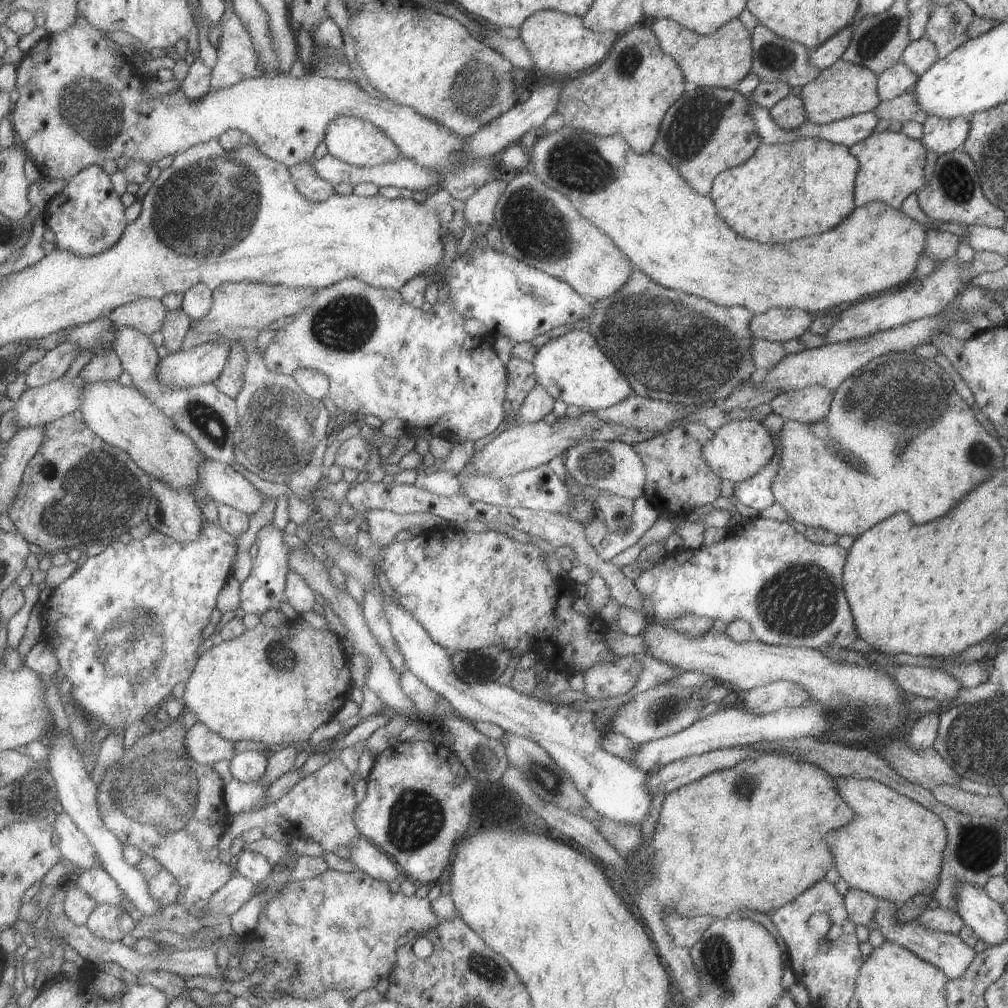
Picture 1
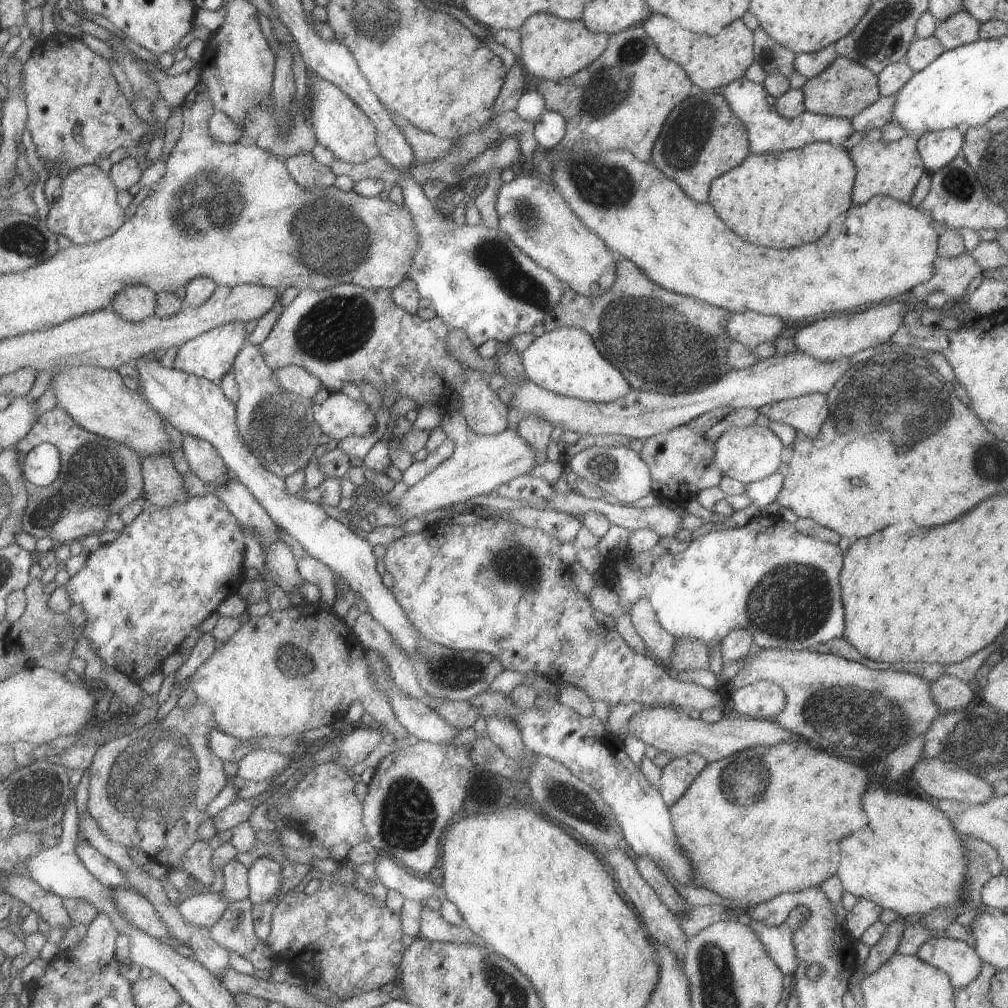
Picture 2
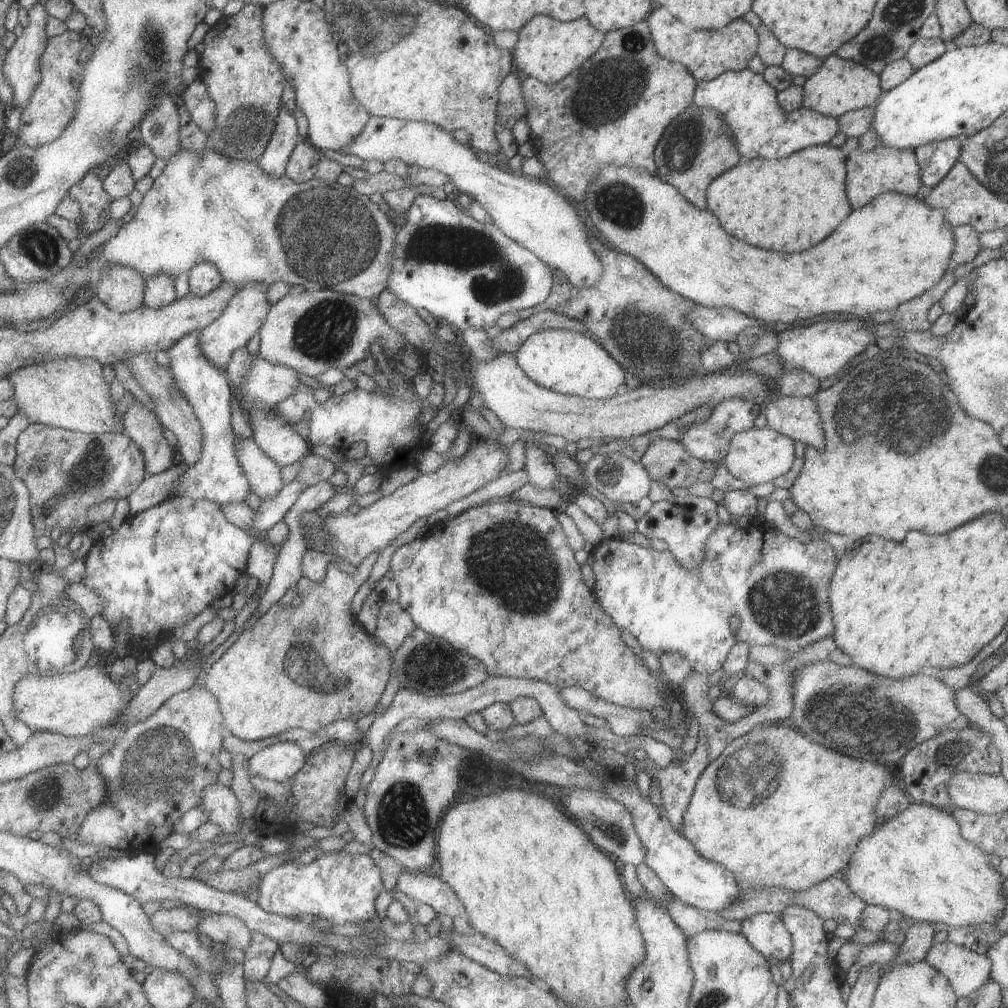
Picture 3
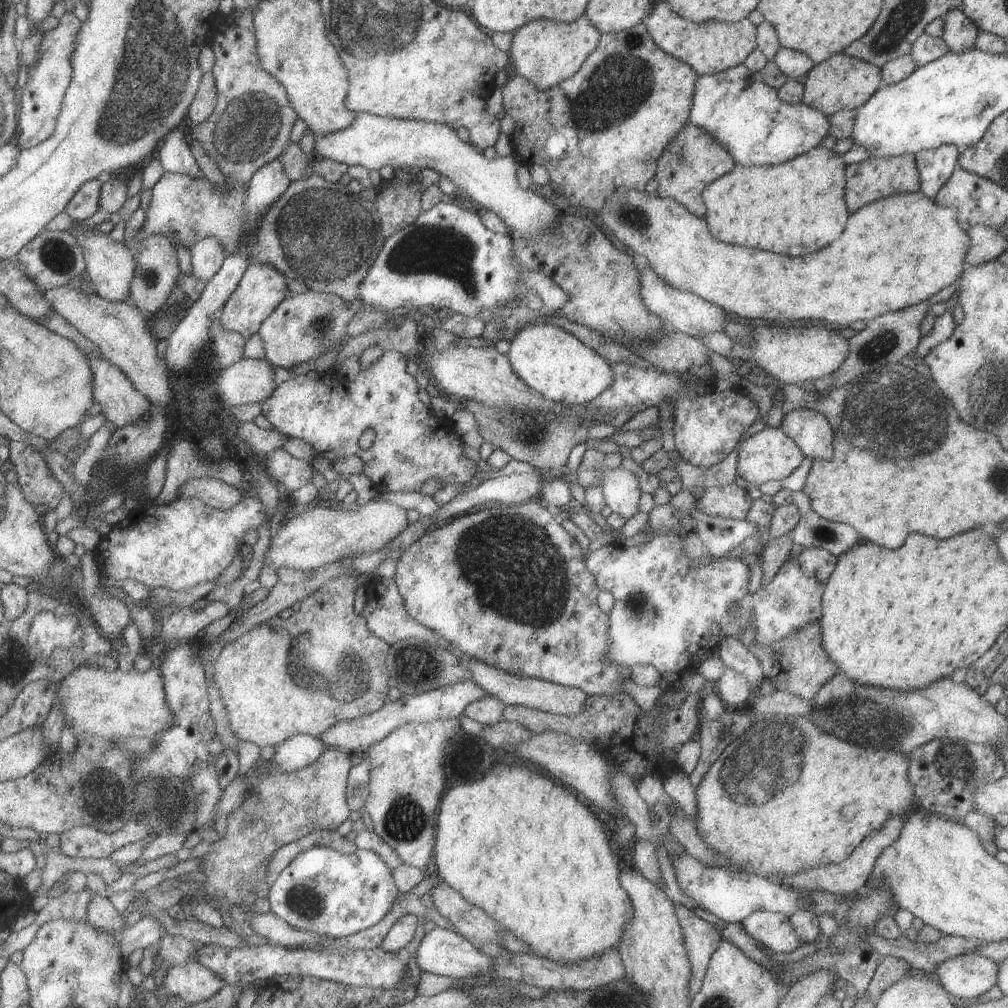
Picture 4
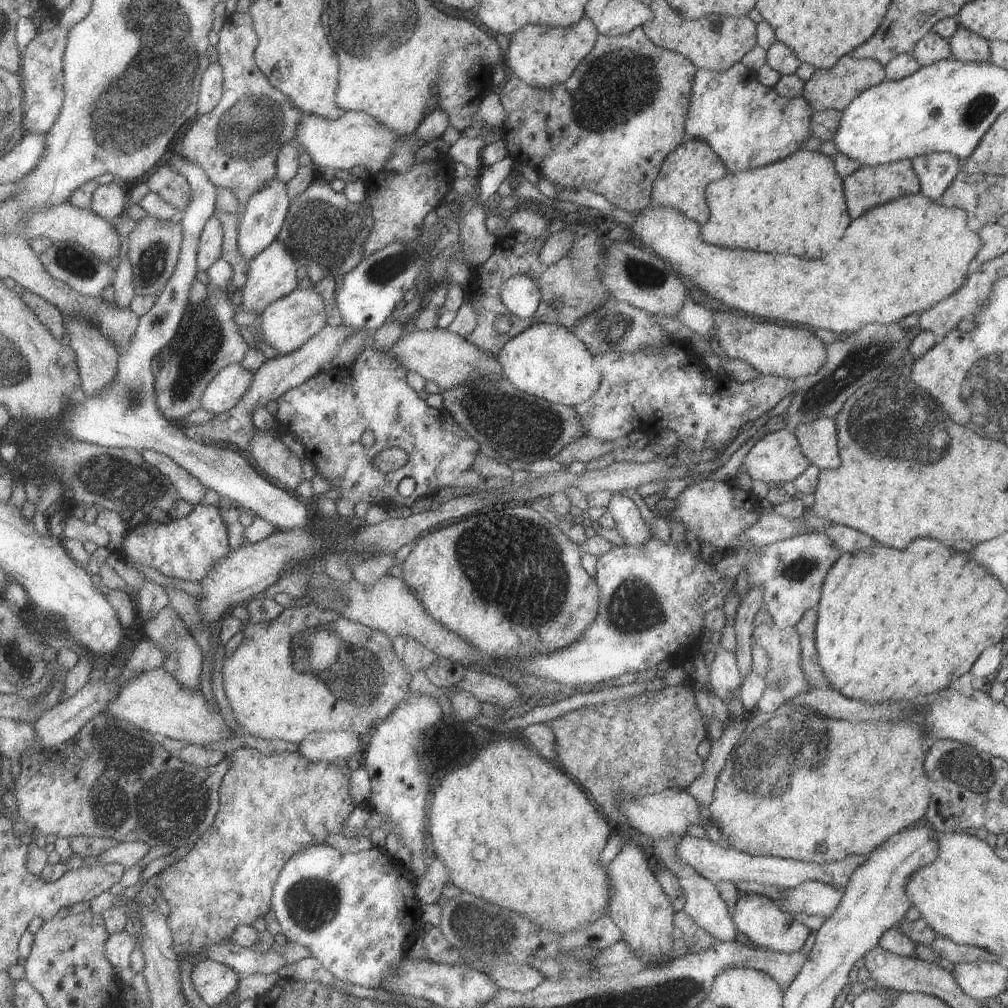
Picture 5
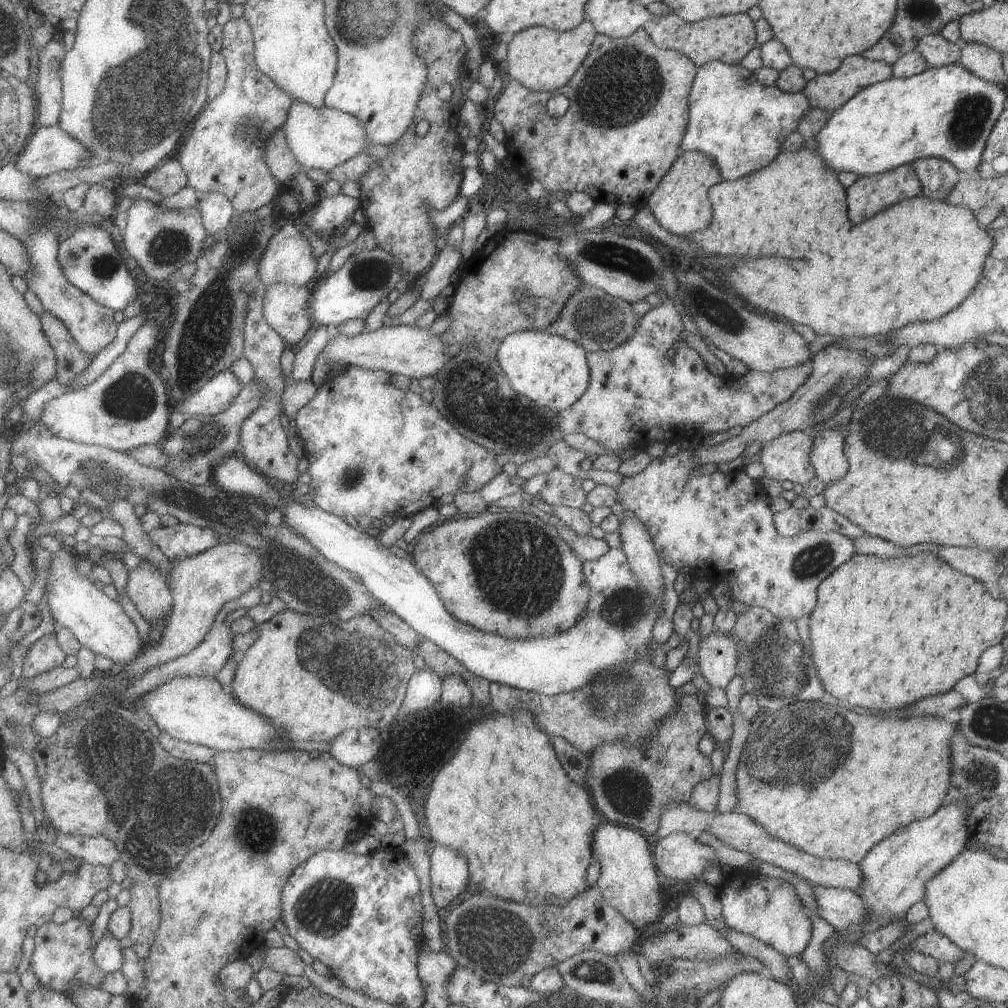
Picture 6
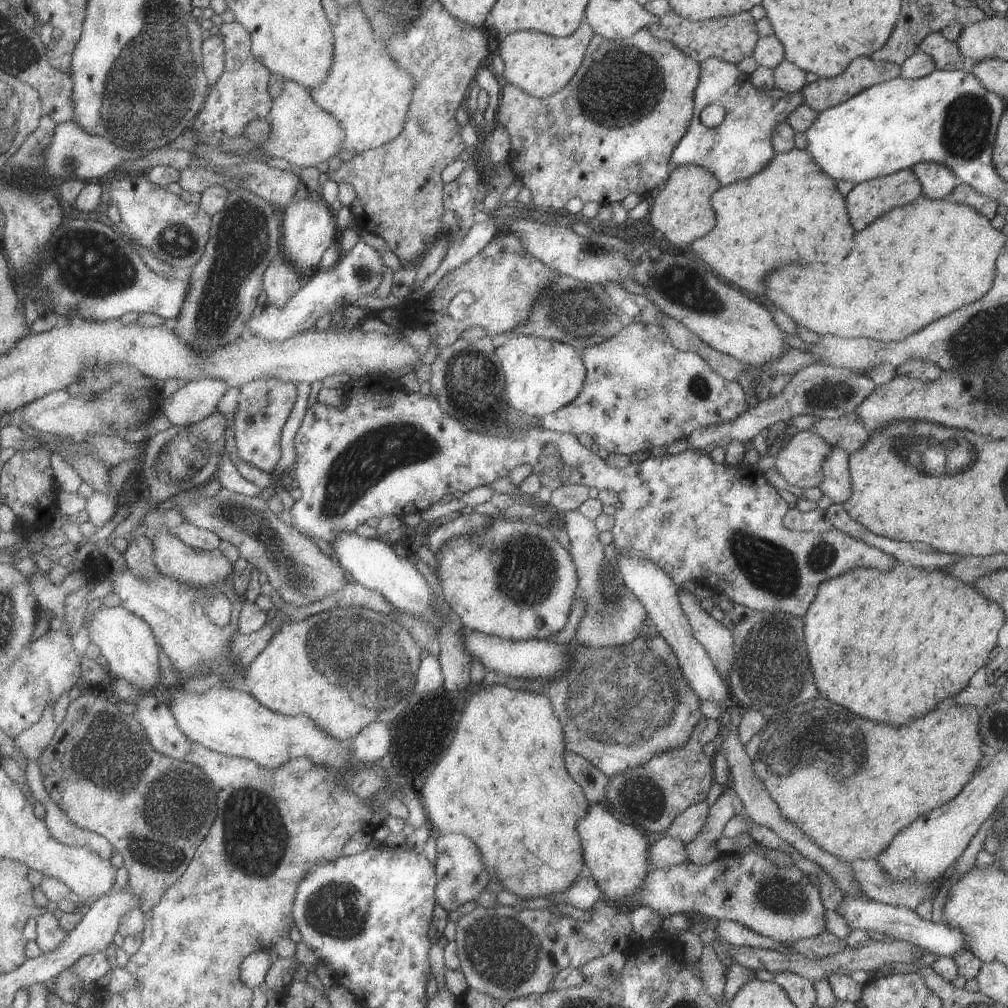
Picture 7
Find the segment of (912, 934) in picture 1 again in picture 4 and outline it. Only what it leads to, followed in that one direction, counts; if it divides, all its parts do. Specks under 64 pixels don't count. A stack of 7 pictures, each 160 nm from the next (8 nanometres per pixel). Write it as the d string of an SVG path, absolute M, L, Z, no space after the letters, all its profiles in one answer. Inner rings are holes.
M977 953L943 960L935 972L938 983L956 998L976 998L996 984L998 965Z

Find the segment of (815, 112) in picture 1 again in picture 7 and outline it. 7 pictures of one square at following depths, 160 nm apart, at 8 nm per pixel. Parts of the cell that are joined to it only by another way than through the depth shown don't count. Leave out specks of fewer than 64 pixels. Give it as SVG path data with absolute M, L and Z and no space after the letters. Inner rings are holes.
M858 56L851 60L837 76L833 78L817 77L814 82L806 83L800 91L803 97L803 104L820 112L849 100L849 98L855 96L863 89L869 88L871 85L882 83L899 76L900 66L898 64L874 61L870 56Z

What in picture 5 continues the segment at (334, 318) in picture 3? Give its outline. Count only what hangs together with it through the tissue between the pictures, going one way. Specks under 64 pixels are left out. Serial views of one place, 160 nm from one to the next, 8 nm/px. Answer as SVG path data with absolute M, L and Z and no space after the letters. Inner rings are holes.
M314 286L308 289L293 289L289 294L268 304L259 314L262 341L277 350L279 355L296 351L327 325L323 299Z

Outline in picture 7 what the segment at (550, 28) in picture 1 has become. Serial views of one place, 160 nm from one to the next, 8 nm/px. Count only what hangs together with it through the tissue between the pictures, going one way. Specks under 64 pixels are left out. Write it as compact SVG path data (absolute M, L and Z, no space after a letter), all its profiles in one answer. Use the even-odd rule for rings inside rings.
M585 20L579 23L575 32L566 37L554 37L531 29L511 31L499 39L499 56L504 64L503 76L507 83L519 87L535 99L551 96L571 80L593 35L593 30Z

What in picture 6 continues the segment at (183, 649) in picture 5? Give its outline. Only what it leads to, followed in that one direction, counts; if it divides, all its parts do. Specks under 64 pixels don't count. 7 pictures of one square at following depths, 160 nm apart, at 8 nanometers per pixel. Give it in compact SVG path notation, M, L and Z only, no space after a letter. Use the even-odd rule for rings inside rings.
M140 560L137 568L128 572L126 595L143 620L152 629L161 630L172 613L172 598L155 565Z

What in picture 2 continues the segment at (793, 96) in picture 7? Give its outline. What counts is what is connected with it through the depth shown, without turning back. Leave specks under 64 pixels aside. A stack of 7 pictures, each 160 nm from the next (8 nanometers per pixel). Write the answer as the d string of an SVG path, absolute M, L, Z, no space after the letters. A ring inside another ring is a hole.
M744 76L719 87L717 92L725 98L730 109L744 124L748 134L750 152L781 152L798 149L803 145L823 141L842 146L843 142L853 134L851 119L847 117L830 117L803 111L799 116L787 120L775 110L776 98L769 96L760 85L748 81Z

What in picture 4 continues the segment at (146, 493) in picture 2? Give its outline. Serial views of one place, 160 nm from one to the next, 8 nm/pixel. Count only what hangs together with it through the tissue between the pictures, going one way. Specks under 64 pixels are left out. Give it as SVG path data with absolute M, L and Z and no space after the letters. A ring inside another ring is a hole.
M96 352L94 355L100 356L99 358L88 358L86 356L86 359L88 360L88 368L91 369L91 374L92 374L92 400L95 400L95 402L99 402L99 406L101 406L100 412L103 414L105 421L111 422L116 428L121 428L124 426L129 426L129 425L134 425L135 423L138 423L140 420L143 420L144 417L148 416L148 411L152 407L150 405L150 402L137 390L134 388L134 386L131 384L131 381L117 368L114 364L111 364L107 359L105 359L101 354Z

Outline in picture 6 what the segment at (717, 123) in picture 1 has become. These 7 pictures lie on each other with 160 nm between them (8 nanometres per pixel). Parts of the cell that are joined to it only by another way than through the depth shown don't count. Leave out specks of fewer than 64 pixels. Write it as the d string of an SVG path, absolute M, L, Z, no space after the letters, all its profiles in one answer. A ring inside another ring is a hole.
M699 151L680 152L647 197L648 207L655 220L667 232L685 237L689 233L703 230L711 222L712 206L708 188L721 181L718 166L709 155Z

